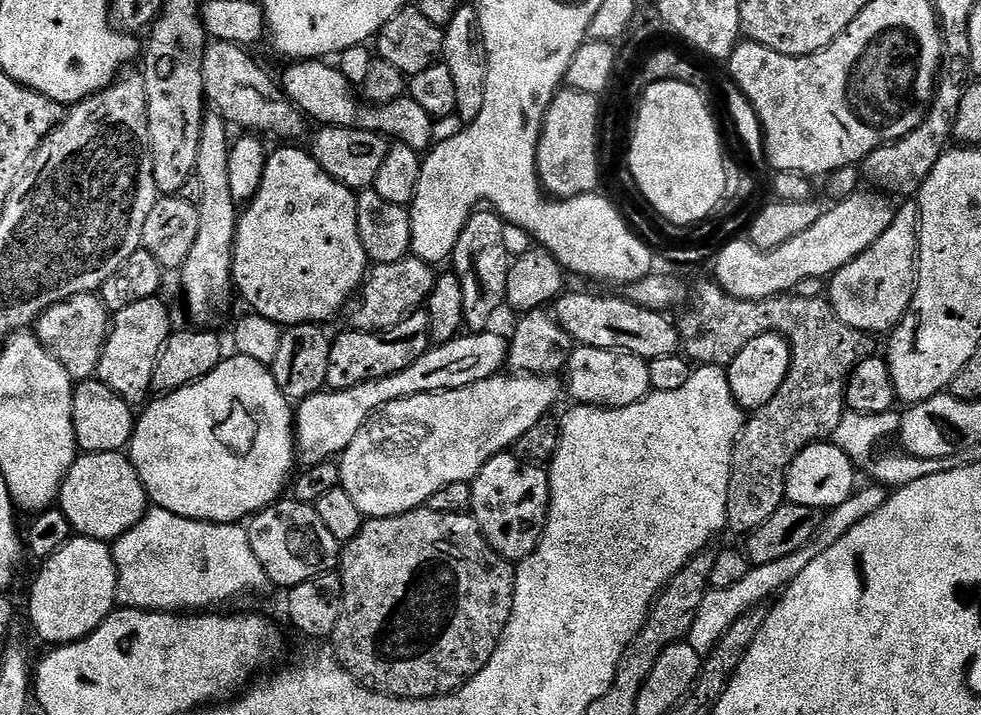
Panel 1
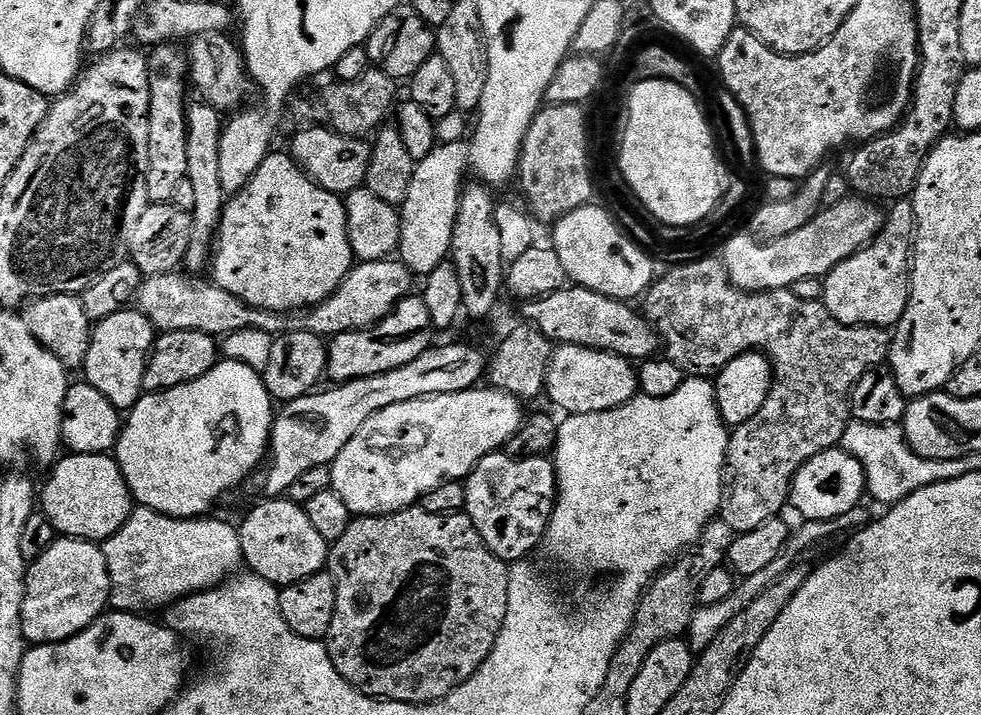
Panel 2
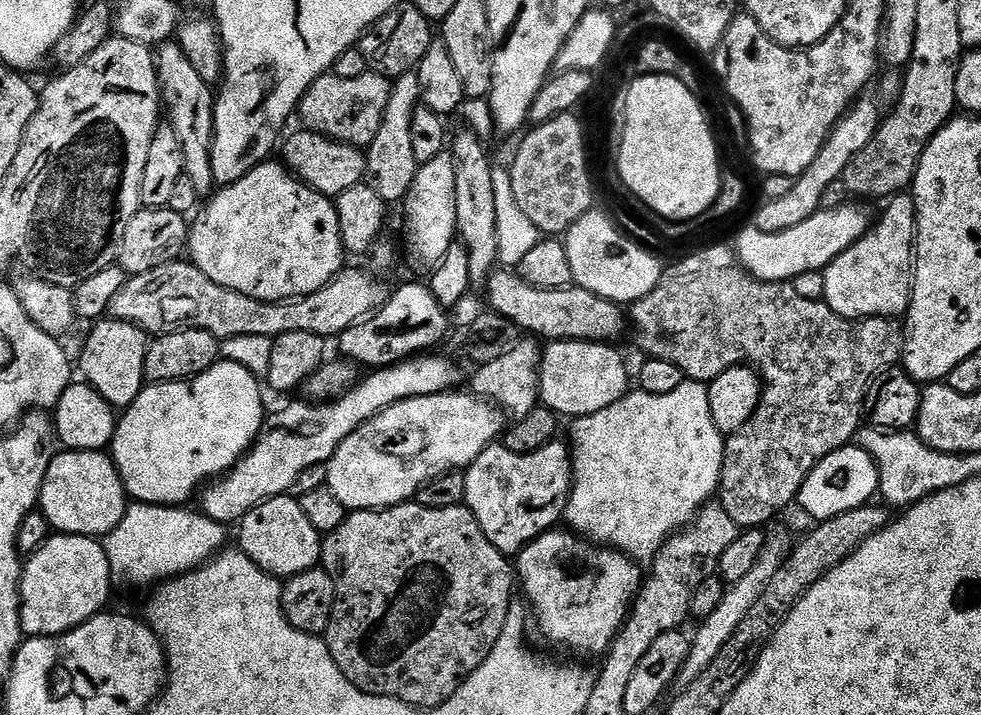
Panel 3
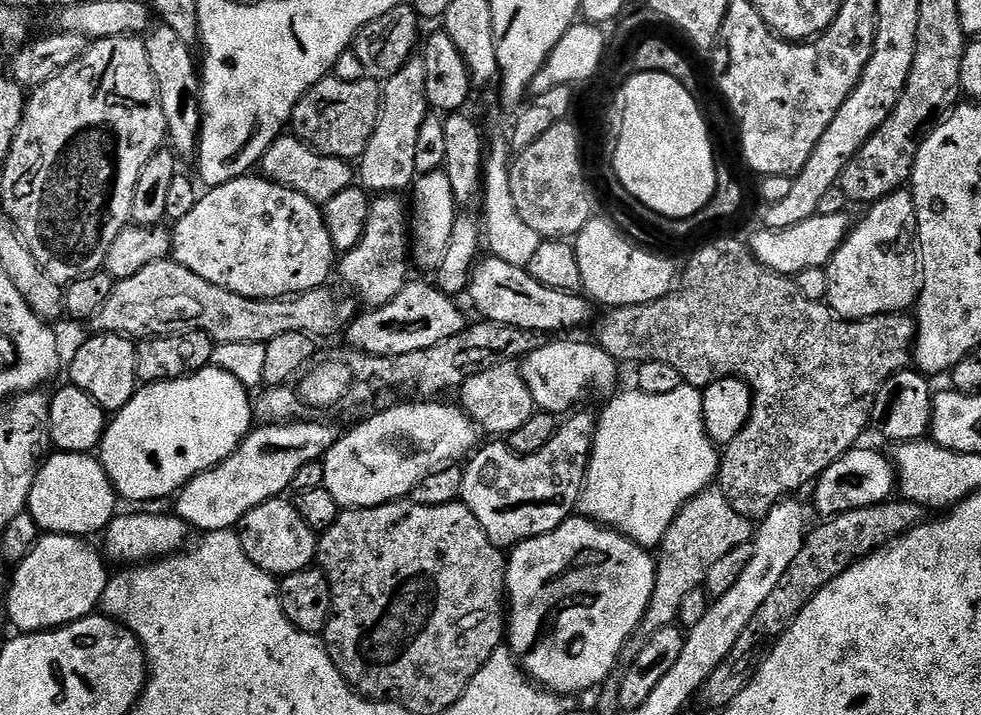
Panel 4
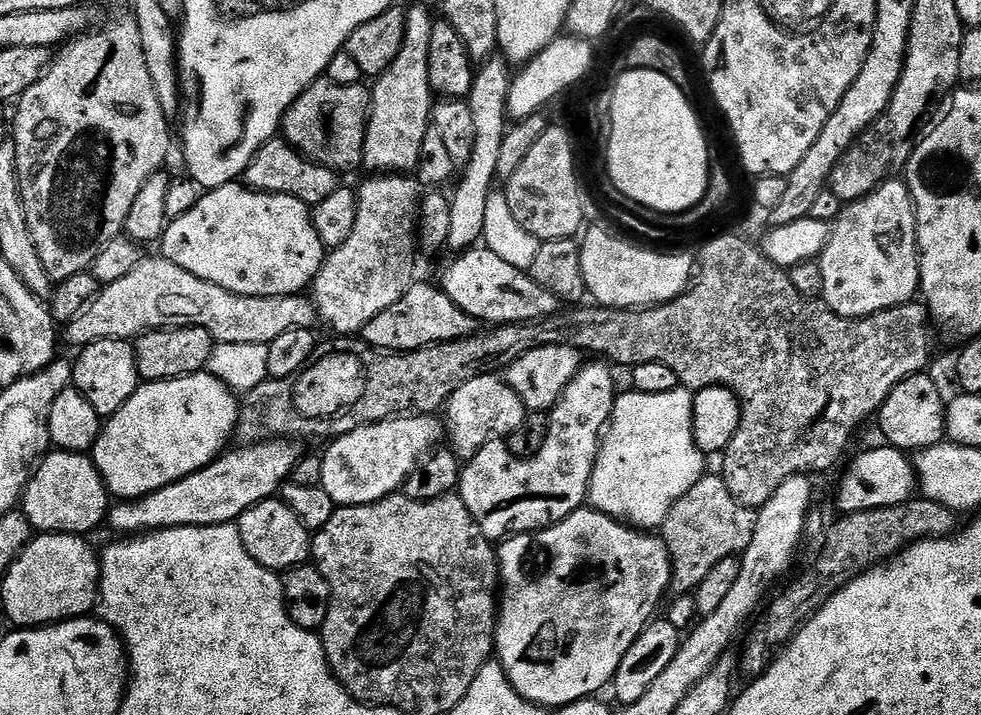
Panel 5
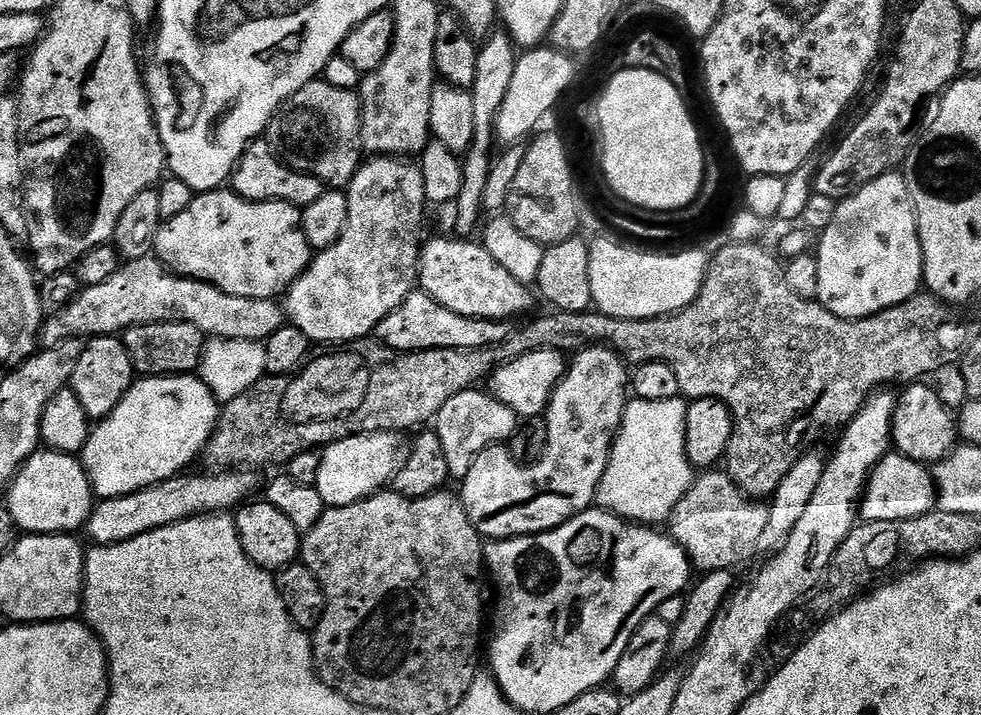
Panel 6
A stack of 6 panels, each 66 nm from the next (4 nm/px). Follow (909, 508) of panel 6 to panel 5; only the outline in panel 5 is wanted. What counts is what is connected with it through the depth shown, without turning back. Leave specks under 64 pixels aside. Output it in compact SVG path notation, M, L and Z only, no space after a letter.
M883 446L860 452L852 461L836 488L836 504L841 513L865 512L871 508L889 508L913 499L918 488L913 461L899 448Z

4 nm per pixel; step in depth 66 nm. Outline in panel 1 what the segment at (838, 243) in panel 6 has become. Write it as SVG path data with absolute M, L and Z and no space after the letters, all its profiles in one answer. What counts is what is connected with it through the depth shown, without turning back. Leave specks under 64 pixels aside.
M904 202L895 209L892 224L858 258L833 272L826 288L826 296L832 305L834 314L846 326L859 332L877 334L891 333L900 325L900 320L908 312L912 295L916 289L916 266L918 263L918 245L920 242L920 205L916 202Z

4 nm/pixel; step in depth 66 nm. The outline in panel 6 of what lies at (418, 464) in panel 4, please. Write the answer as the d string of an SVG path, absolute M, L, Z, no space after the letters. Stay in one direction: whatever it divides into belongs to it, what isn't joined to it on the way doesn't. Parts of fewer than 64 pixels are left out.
M393 431L370 432L342 438L323 449L314 487L327 507L352 505L378 491L392 479L398 468L395 461L398 442Z

